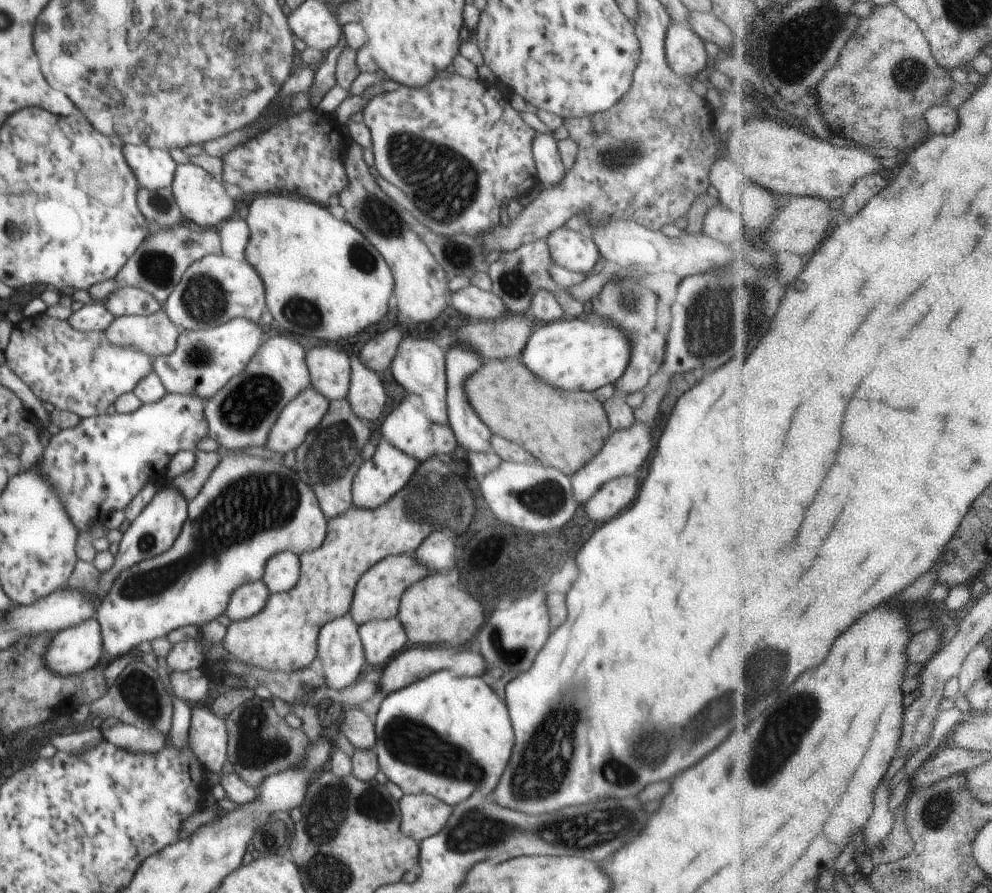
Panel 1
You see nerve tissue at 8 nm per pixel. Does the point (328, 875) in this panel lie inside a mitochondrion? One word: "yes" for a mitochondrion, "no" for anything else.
yes

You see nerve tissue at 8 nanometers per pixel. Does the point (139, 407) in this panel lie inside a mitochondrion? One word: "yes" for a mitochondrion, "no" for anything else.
no

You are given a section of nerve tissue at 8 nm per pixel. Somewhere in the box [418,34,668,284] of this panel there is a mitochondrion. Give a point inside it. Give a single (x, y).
(624, 155)

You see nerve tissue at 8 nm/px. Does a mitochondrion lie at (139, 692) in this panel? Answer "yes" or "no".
yes

